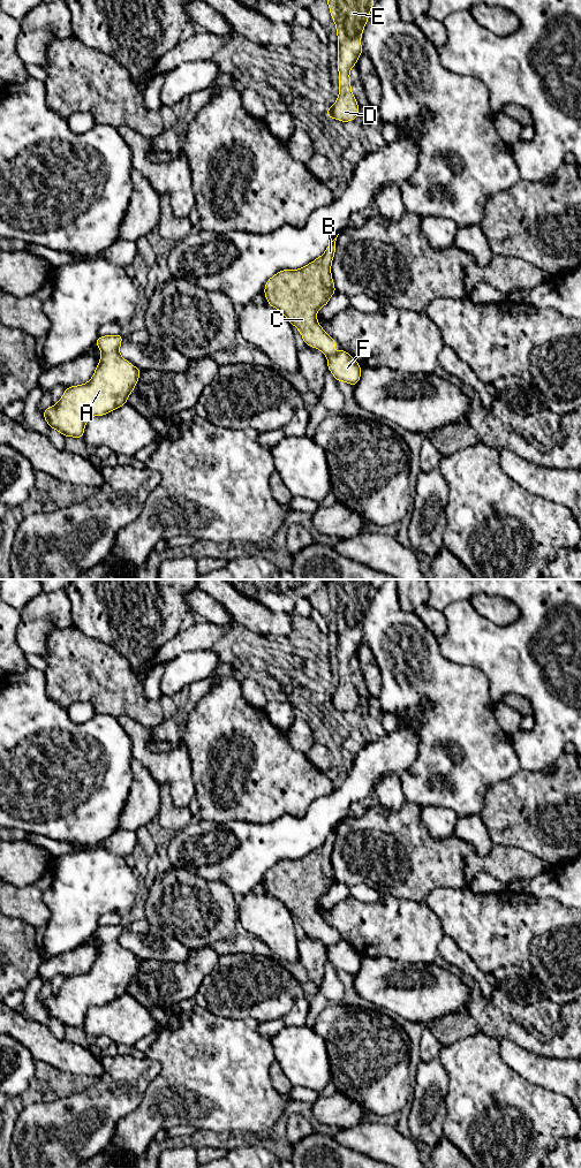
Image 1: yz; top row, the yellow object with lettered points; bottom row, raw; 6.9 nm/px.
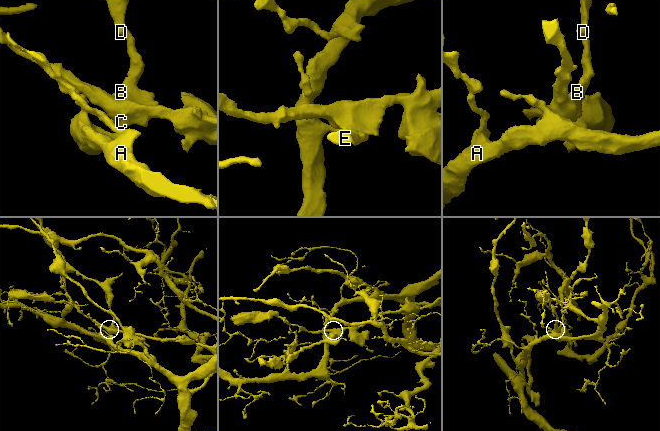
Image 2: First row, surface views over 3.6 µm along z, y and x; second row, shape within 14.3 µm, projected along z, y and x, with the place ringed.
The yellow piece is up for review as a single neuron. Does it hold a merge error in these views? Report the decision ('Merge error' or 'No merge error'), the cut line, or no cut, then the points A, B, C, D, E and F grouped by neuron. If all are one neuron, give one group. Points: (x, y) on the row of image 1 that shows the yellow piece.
Merge error. Split along yz (332, 353), (327, 357). Groups: A F / B C D E

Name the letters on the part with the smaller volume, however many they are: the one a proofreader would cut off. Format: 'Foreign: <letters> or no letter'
Foreign: B, C, D, E

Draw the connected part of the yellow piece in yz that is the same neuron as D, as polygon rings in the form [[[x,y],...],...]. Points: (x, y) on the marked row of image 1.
[[[326,0],[338,36],[339,96],[326,109],[330,119],[349,122],[359,116],[359,104],[352,93],[349,73],[363,53],[361,37],[375,0]]]

